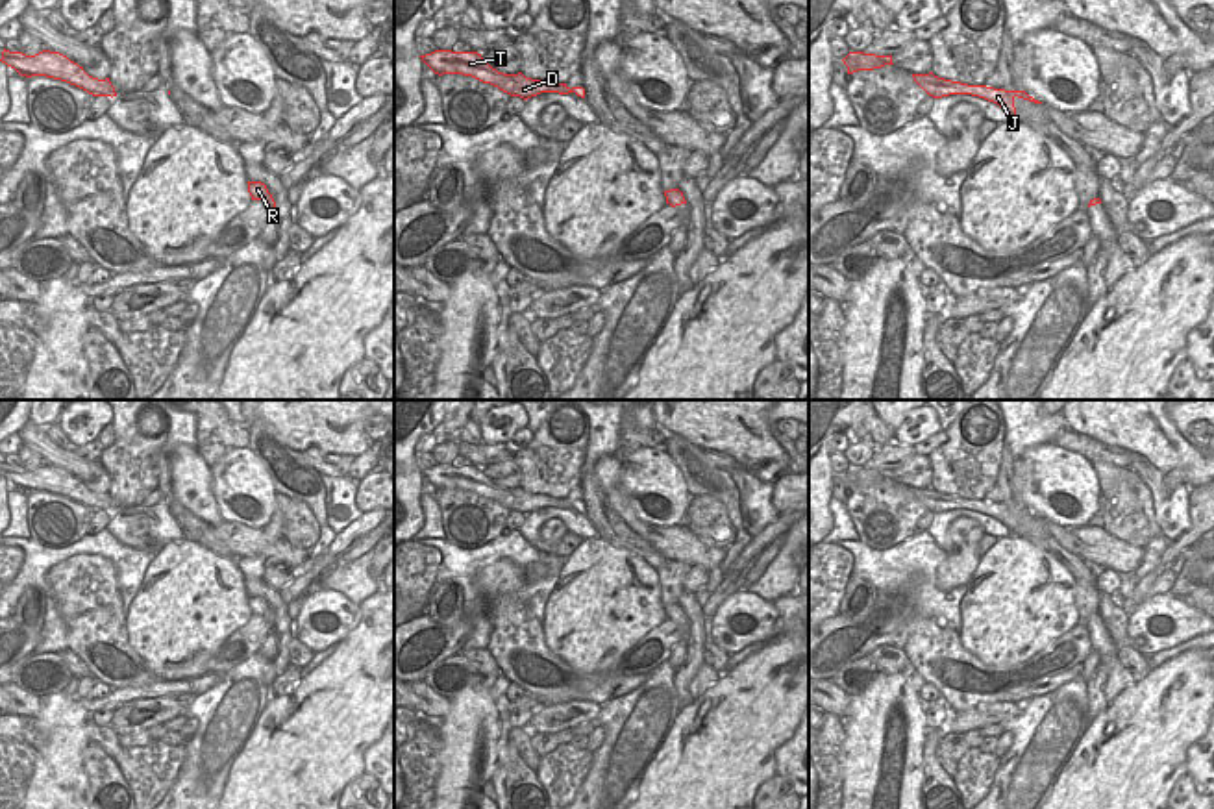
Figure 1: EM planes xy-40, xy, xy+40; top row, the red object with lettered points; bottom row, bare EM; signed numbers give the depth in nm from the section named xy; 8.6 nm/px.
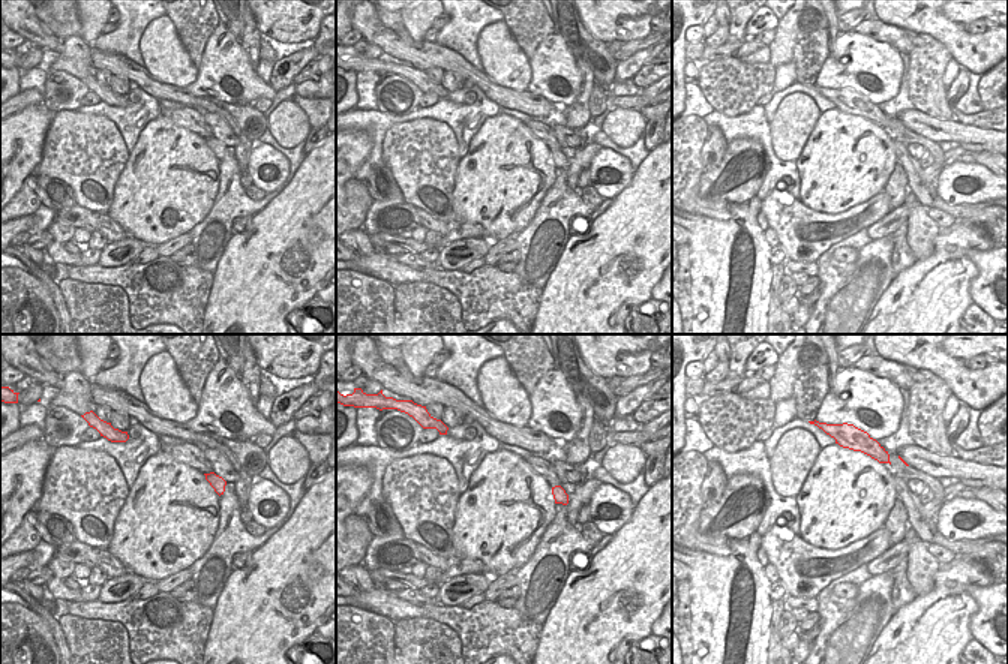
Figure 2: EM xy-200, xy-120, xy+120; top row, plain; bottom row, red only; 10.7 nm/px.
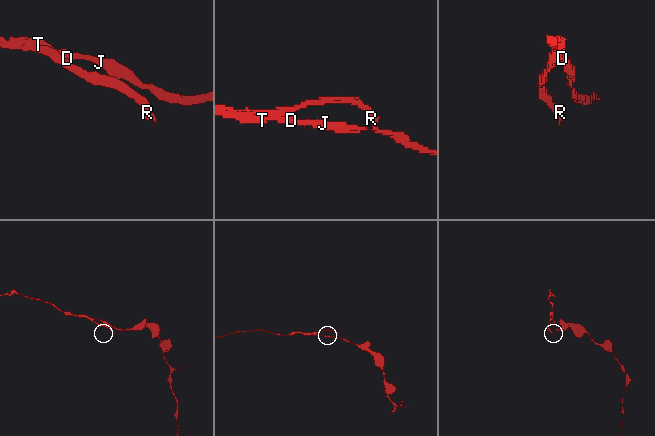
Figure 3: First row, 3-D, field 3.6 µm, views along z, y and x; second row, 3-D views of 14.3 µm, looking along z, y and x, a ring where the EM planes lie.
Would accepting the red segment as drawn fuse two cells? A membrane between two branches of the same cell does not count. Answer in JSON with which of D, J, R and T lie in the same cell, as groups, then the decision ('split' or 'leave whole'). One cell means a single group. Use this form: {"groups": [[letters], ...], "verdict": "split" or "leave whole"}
{"groups": [["D", "R", "T"], ["J"]], "verdict": "split"}

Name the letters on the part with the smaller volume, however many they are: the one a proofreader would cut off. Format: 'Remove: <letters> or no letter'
Remove: D, R, T

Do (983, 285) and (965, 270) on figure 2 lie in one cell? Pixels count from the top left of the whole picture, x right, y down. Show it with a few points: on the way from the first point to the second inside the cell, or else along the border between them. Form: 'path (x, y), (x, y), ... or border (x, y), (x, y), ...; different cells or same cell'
border (990, 248), (965, 252), (977, 269), (971, 302); different cells

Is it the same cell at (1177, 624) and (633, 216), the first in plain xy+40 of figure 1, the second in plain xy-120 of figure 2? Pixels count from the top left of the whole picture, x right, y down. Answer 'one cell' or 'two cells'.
two cells

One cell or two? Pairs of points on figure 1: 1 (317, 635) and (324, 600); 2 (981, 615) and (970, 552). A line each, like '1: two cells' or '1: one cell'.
1: one cell
2: two cells

